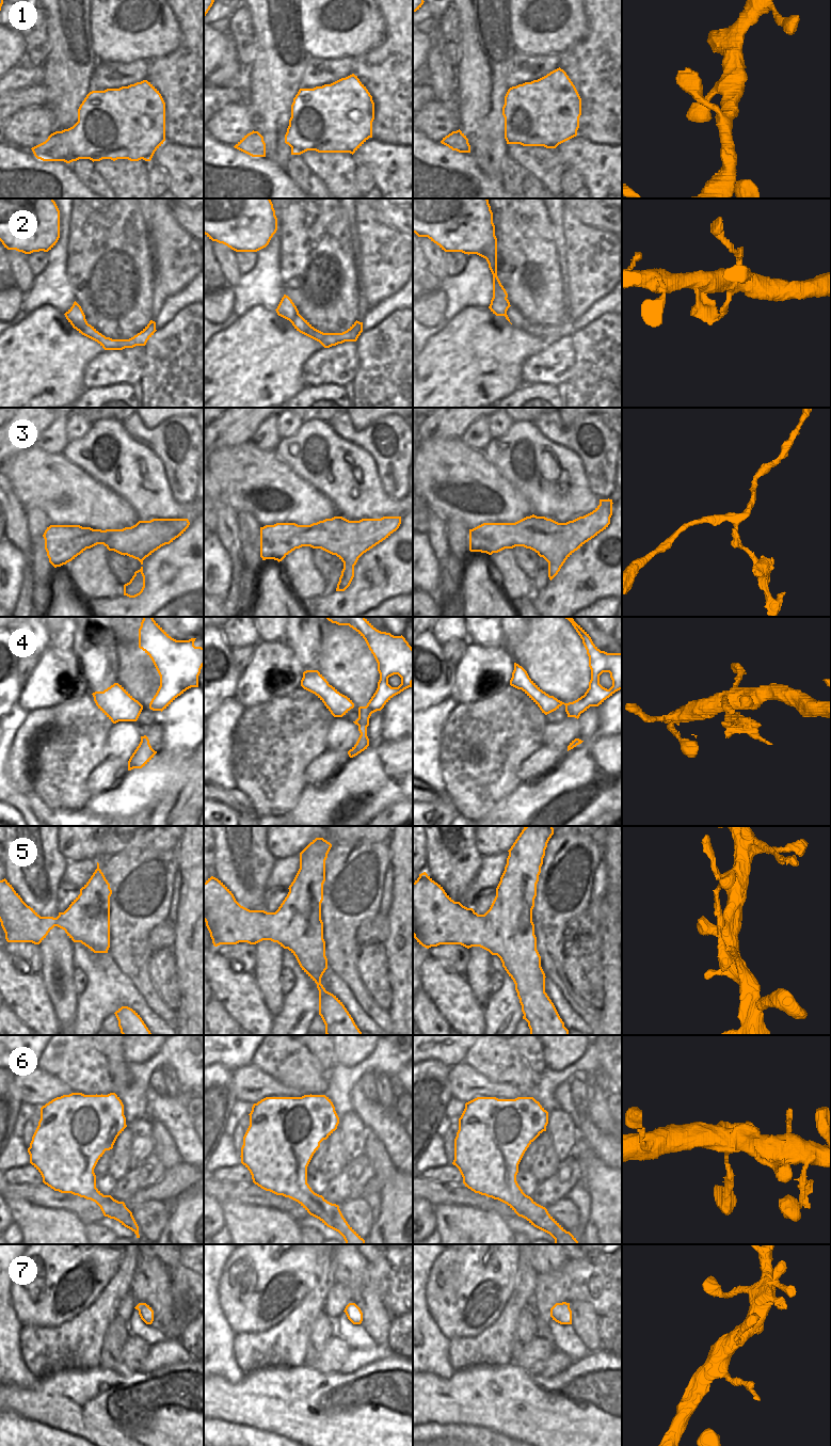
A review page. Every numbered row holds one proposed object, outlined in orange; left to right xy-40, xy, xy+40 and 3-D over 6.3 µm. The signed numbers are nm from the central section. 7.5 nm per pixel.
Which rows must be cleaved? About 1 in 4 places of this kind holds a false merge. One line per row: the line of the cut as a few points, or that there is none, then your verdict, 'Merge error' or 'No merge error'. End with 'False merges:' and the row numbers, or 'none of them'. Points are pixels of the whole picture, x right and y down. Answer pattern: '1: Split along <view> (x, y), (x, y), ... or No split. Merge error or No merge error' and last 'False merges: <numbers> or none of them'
1: No split. No merge error
2: Split along xy+40 (493, 296), (506, 298). Merge error
3: Split along xy (353, 565), (341, 574). Merge error
4: Split along xy (358, 725), (367, 726). Merge error
5: No split. No merge error
6: No split. No merge error
7: No split. No merge error
False merges: 2, 3, 4

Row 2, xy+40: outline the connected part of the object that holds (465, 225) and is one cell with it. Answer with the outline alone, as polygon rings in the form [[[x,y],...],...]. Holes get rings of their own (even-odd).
[[[413,198],[413,233],[428,237],[445,252],[477,254],[485,258],[493,274],[493,297],[508,298],[497,276],[497,238],[488,198]]]

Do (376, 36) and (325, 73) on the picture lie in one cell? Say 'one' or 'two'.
two

